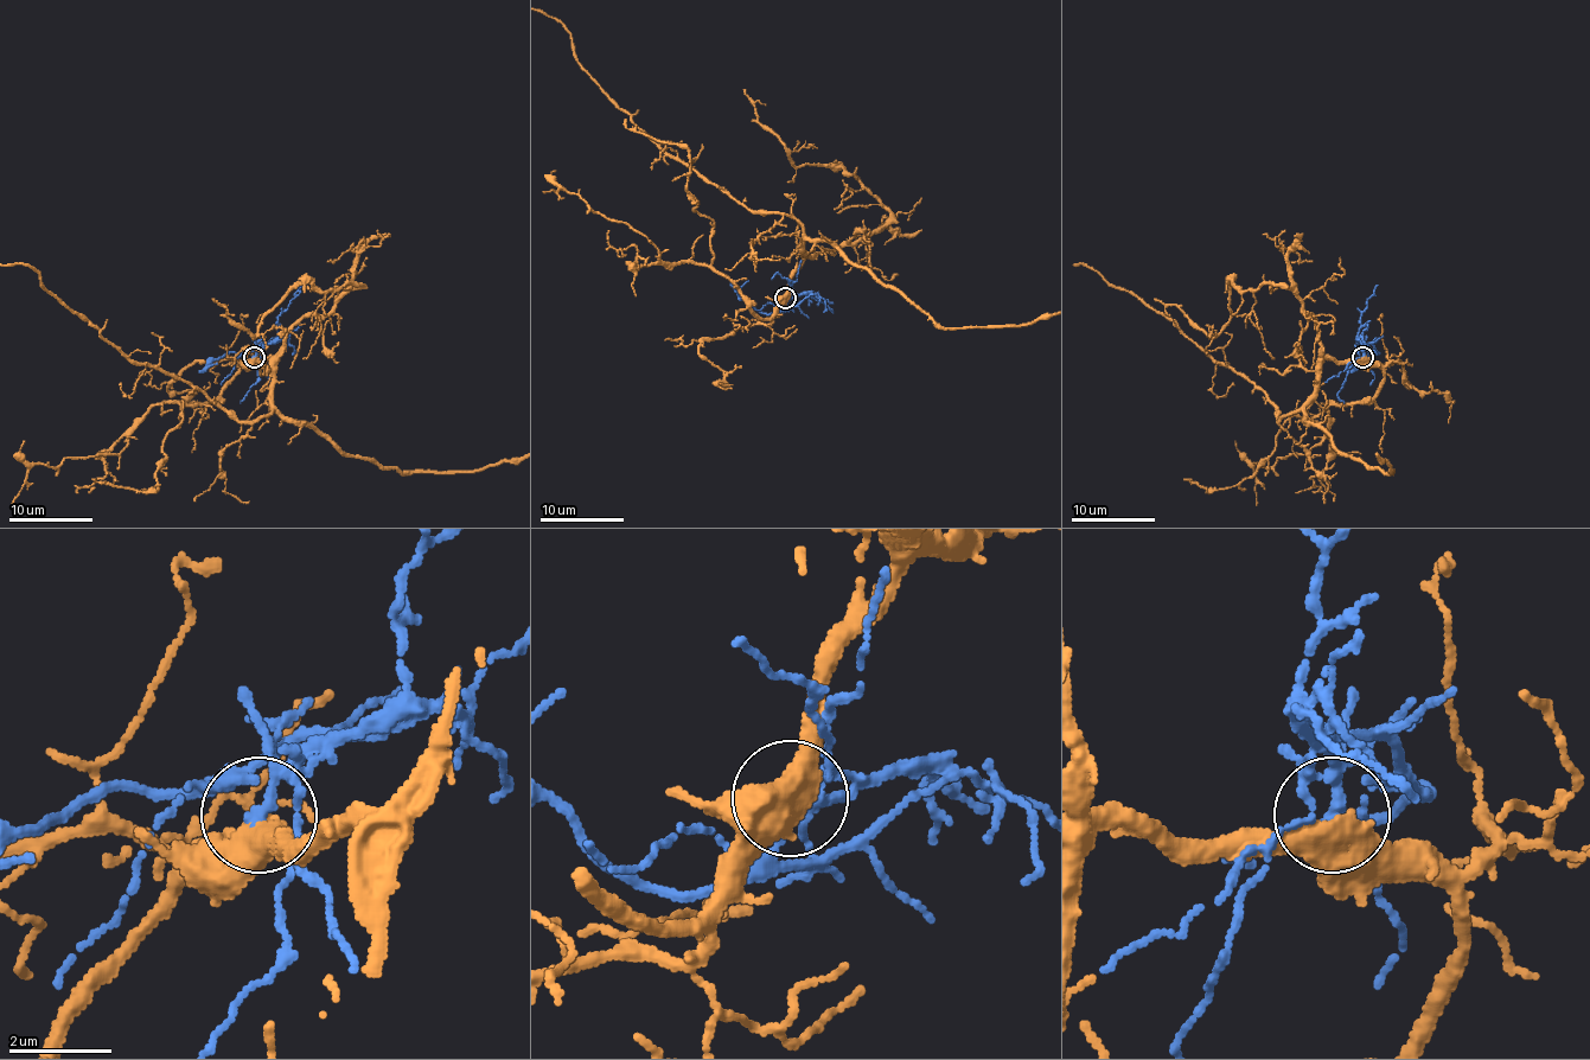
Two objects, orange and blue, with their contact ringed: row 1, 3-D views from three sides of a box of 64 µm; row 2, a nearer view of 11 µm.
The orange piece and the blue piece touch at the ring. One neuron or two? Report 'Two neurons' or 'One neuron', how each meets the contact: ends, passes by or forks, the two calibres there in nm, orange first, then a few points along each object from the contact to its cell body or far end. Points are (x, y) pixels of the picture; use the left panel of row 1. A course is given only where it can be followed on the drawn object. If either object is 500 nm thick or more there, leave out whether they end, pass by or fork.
One neuron. Thickness 550 nm (orange) against 140 nm. Course of orange: (255, 357), (272, 362), (272, 412), (234, 420), (187, 382), (136, 365), (29, 266). Course of blue: (255, 357), (278, 336), (278, 317), (301, 285)

